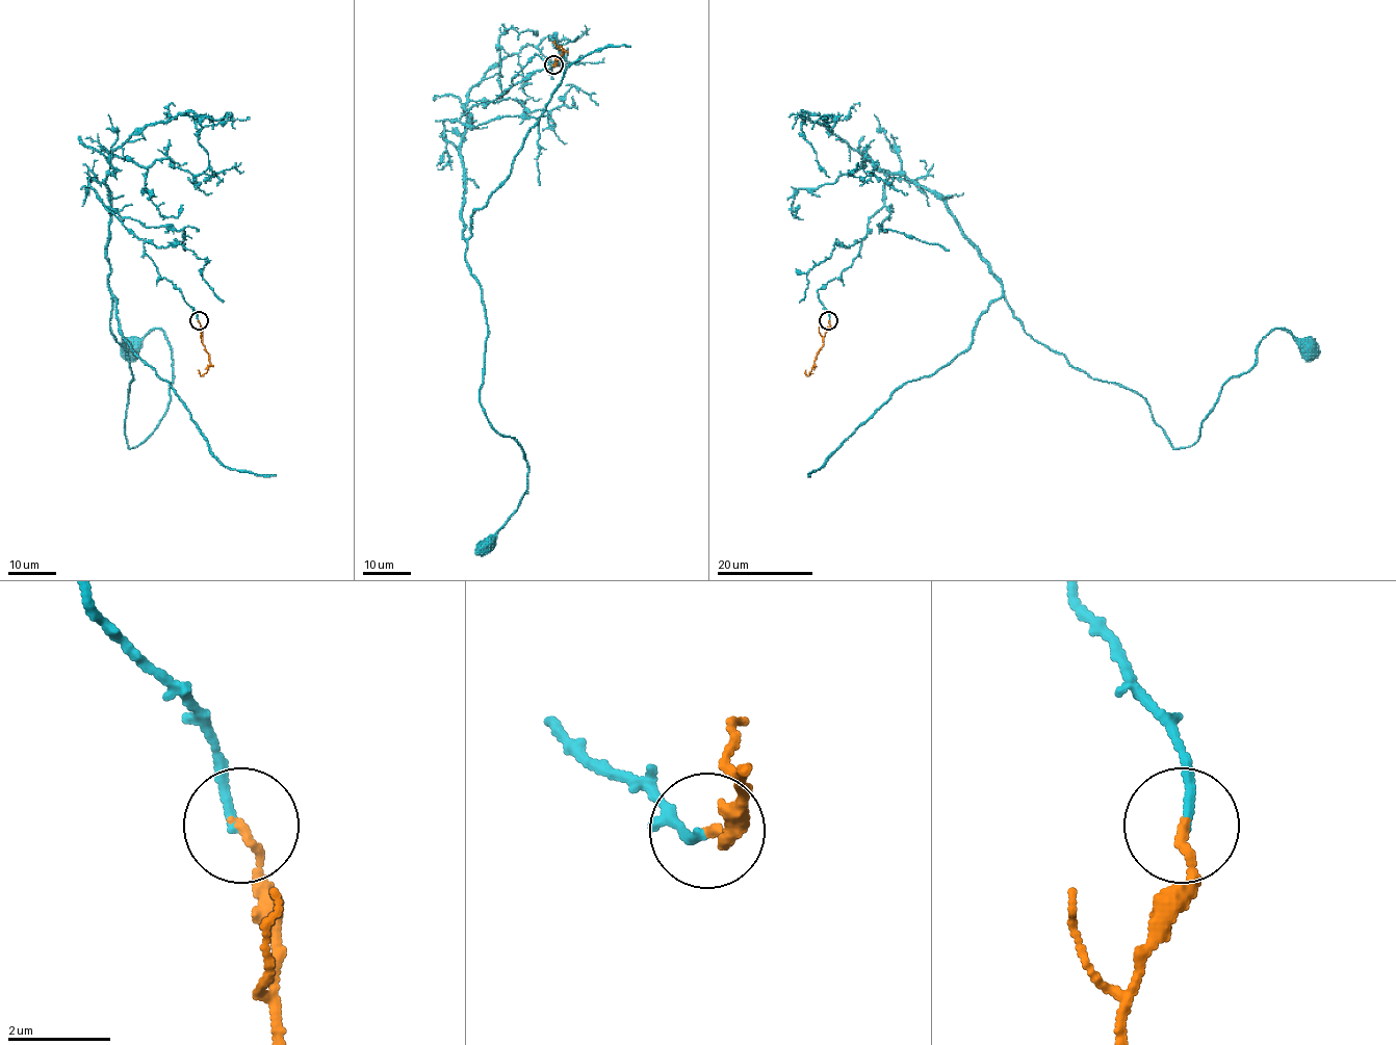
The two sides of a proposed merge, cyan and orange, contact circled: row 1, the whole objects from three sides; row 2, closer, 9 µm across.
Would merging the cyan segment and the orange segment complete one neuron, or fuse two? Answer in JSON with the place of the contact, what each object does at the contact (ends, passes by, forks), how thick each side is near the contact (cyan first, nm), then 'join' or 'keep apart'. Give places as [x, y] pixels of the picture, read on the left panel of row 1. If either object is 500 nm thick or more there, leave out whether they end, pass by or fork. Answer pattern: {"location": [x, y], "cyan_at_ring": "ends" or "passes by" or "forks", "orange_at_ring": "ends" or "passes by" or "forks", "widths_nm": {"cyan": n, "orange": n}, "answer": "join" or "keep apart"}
{"location": [199, 320], "cyan_at_ring": "ends", "orange_at_ring": "ends", "widths_nm": {"cyan": 170, "orange": 160}, "answer": "join"}

